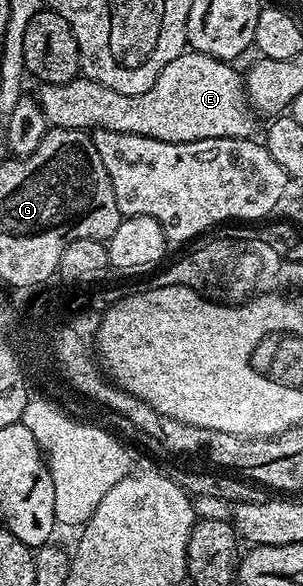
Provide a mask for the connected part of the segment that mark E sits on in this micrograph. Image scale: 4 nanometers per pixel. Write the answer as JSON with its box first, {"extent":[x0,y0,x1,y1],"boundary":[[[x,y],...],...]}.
{"extent":[34,51,257,143],"boundary":[[[185,51],[178,59],[170,59],[166,67],[154,79],[154,87],[150,91],[142,91],[142,95],[122,95],[122,91],[114,91],[114,87],[106,87],[102,83],[92,81],[86,76],[75,77],[70,83],[61,85],[41,84],[40,90],[34,93],[42,107],[42,115],[46,115],[49,126],[53,129],[82,129],[95,131],[109,129],[130,135],[142,135],[159,141],[170,143],[190,143],[198,139],[242,139],[251,138],[256,129],[257,114],[248,103],[246,81],[236,74],[235,64],[220,61],[205,53]]]}

